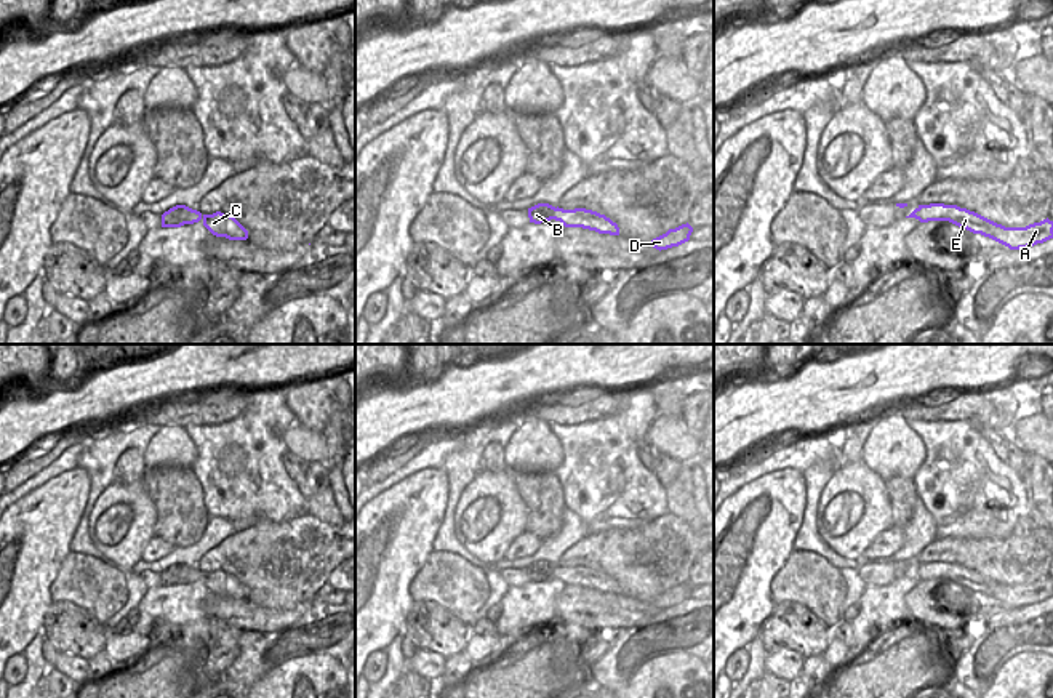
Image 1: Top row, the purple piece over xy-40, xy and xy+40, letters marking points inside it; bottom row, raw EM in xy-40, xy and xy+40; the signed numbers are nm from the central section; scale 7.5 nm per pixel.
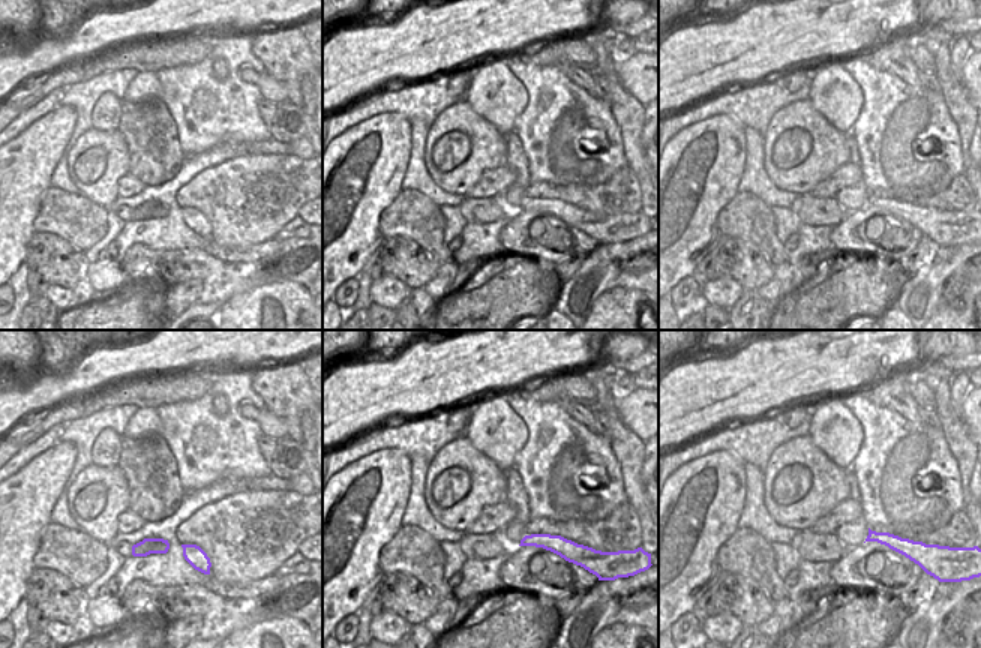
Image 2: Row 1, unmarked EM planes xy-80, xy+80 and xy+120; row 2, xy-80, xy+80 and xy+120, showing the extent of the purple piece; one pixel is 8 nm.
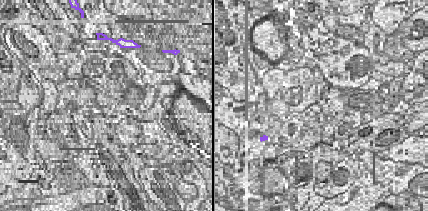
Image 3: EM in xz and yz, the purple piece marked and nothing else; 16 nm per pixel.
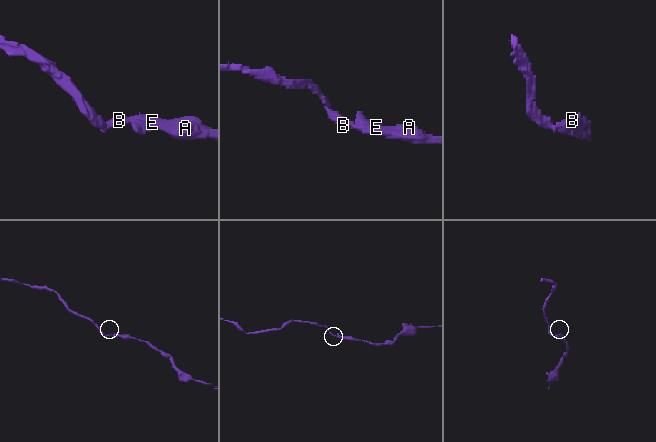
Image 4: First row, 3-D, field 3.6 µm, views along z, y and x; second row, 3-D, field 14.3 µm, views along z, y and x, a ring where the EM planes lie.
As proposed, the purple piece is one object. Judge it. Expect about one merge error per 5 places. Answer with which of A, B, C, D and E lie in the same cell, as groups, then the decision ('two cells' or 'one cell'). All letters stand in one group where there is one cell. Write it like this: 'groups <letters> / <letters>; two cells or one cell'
groups A B C D E; one cell

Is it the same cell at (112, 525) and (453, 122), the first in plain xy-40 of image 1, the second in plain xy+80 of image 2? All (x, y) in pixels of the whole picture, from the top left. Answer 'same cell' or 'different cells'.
same cell

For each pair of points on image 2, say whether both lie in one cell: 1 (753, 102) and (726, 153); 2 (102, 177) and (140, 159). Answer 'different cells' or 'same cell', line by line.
1: different cells
2: different cells

